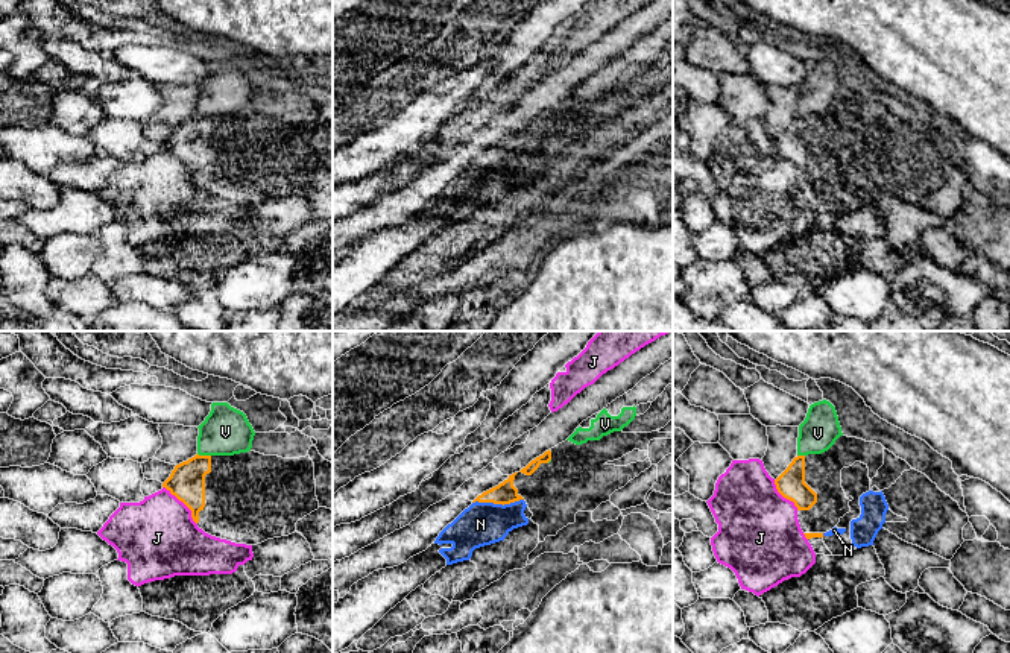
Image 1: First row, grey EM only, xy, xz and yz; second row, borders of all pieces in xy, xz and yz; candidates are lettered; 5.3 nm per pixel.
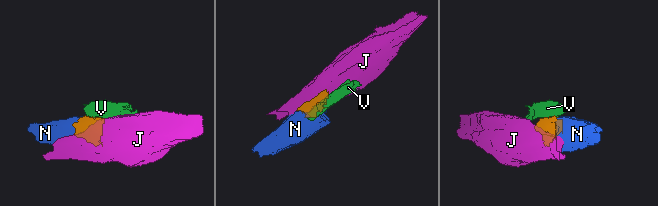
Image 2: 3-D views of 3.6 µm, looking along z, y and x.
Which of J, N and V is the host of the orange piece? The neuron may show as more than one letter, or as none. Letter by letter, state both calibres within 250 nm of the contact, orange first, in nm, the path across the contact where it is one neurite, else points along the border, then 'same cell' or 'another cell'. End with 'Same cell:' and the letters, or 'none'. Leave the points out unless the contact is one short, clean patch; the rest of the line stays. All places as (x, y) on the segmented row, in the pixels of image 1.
J: 190/420 nm | another cell
N: 110/220 nm | same cell
V: 190/260 nm | along xy (198, 453), (210, 456) | another cell
Same cell: N

